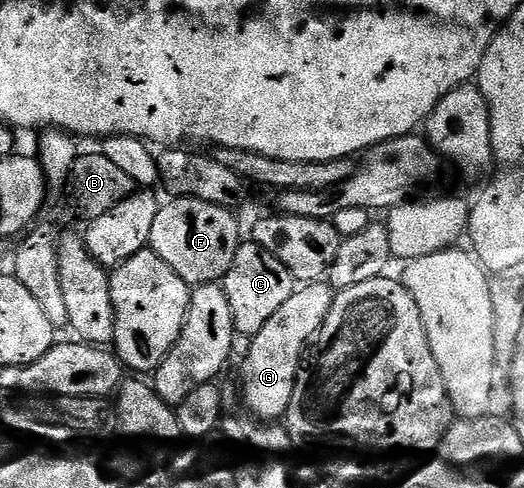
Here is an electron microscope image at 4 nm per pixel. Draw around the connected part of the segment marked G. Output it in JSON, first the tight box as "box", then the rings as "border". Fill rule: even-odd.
{"box":[242,280,335,420],"border":[[[322,280],[299,285],[294,294],[288,296],[288,301],[268,320],[268,324],[264,324],[264,328],[260,328],[260,332],[256,332],[249,339],[250,347],[247,348],[246,359],[242,362],[242,398],[246,401],[245,409],[253,417],[259,420],[285,419],[292,404],[292,392],[296,388],[298,368],[304,361],[308,347],[313,343],[314,335],[324,324],[332,308],[335,293],[334,287]]]}

